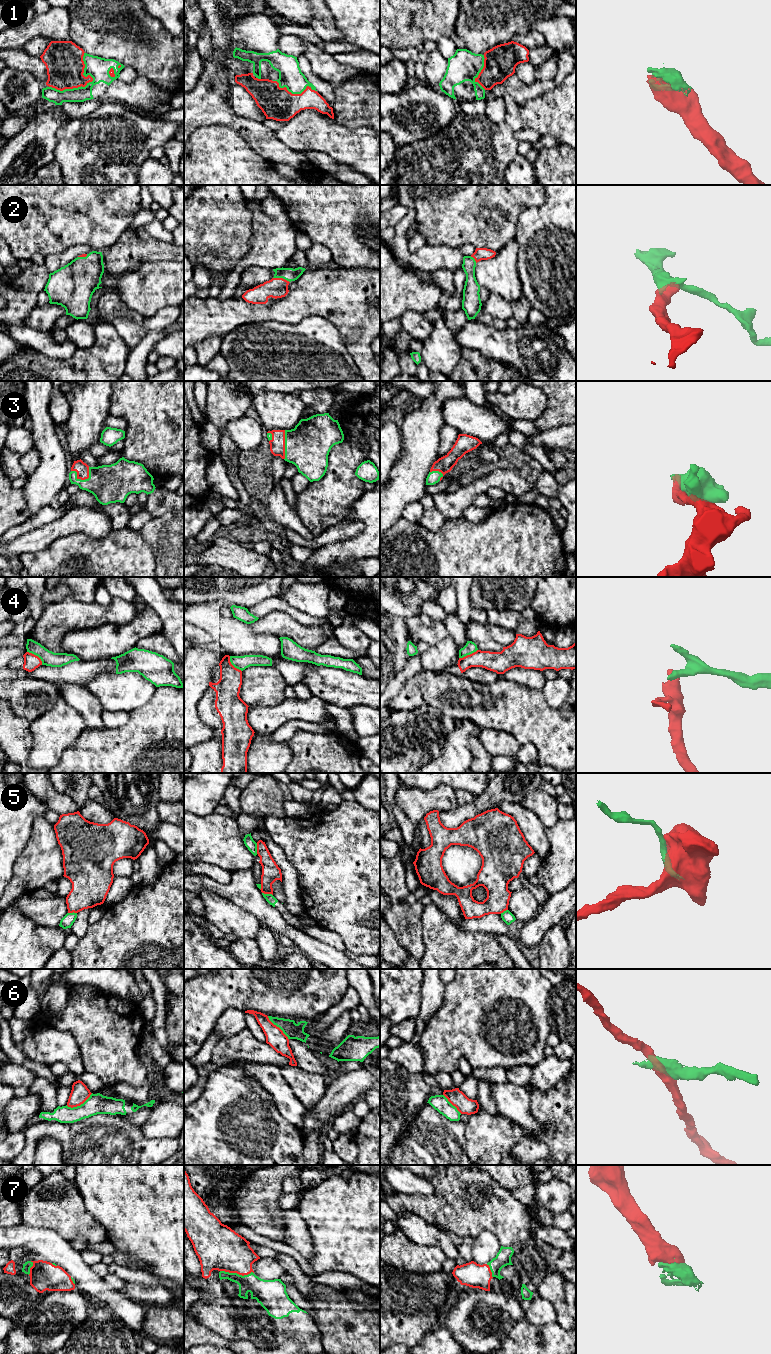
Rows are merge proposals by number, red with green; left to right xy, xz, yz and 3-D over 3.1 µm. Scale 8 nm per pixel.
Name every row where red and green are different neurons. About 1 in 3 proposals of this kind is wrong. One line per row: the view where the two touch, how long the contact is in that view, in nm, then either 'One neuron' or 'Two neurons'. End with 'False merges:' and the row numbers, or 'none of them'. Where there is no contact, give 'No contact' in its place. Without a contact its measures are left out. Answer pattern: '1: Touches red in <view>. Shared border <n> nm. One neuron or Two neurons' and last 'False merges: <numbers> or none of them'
1: Touches red in xy. Shared border 400 nm. One neuron
2: Touches red in xz. Shared border 140 nm. One neuron
3: Touches red in xy. Shared border 160 nm. One neuron
4: Touches red in xy. Shared border 170 nm. Two neurons
5: Touches red in xz. Shared border 90 nm. Two neurons
6: Touches red in xy. Shared border 240 nm. Two neurons
7: Touches red in xz. Shared border 280 nm. One neuron
False merges: 4, 5, 6

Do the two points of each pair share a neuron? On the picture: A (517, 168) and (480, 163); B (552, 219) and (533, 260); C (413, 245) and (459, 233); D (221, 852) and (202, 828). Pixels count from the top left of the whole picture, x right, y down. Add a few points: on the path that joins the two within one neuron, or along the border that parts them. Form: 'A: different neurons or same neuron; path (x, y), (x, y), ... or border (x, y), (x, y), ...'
A: different neurons; border (517, 154), (508, 164), (503, 174)
B: same neuron; path (552, 229), (552, 241), (543, 250)
C: different neurons; border (416, 232), (425, 238), (426, 243)
D: same neuron; path (220, 846), (208, 834)

